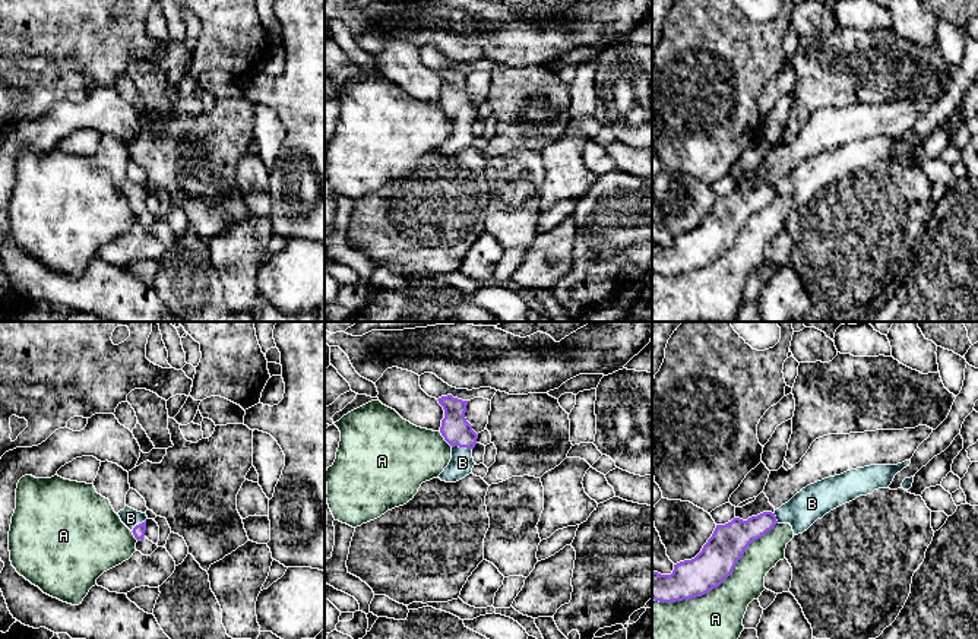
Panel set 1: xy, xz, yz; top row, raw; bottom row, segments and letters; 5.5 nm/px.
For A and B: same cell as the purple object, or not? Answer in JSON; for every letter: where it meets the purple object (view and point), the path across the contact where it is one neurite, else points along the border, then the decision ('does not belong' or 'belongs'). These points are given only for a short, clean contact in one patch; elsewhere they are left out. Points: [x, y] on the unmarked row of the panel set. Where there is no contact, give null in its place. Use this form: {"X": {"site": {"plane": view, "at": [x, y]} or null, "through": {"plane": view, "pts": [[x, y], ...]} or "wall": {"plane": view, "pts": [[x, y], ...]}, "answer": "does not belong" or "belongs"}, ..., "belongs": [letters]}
{"A": {"site": {"plane": "yz", "at": [718, 258]}, "answer": "does not belong"}, "B": {"site": {"plane": "xz", "at": [462, 119]}, "through": {"plane": "xz", "pts": [[455, 101], [462, 111], [462, 119], [462, 135]]}, "answer": "belongs"}, "belongs": ["B"]}

